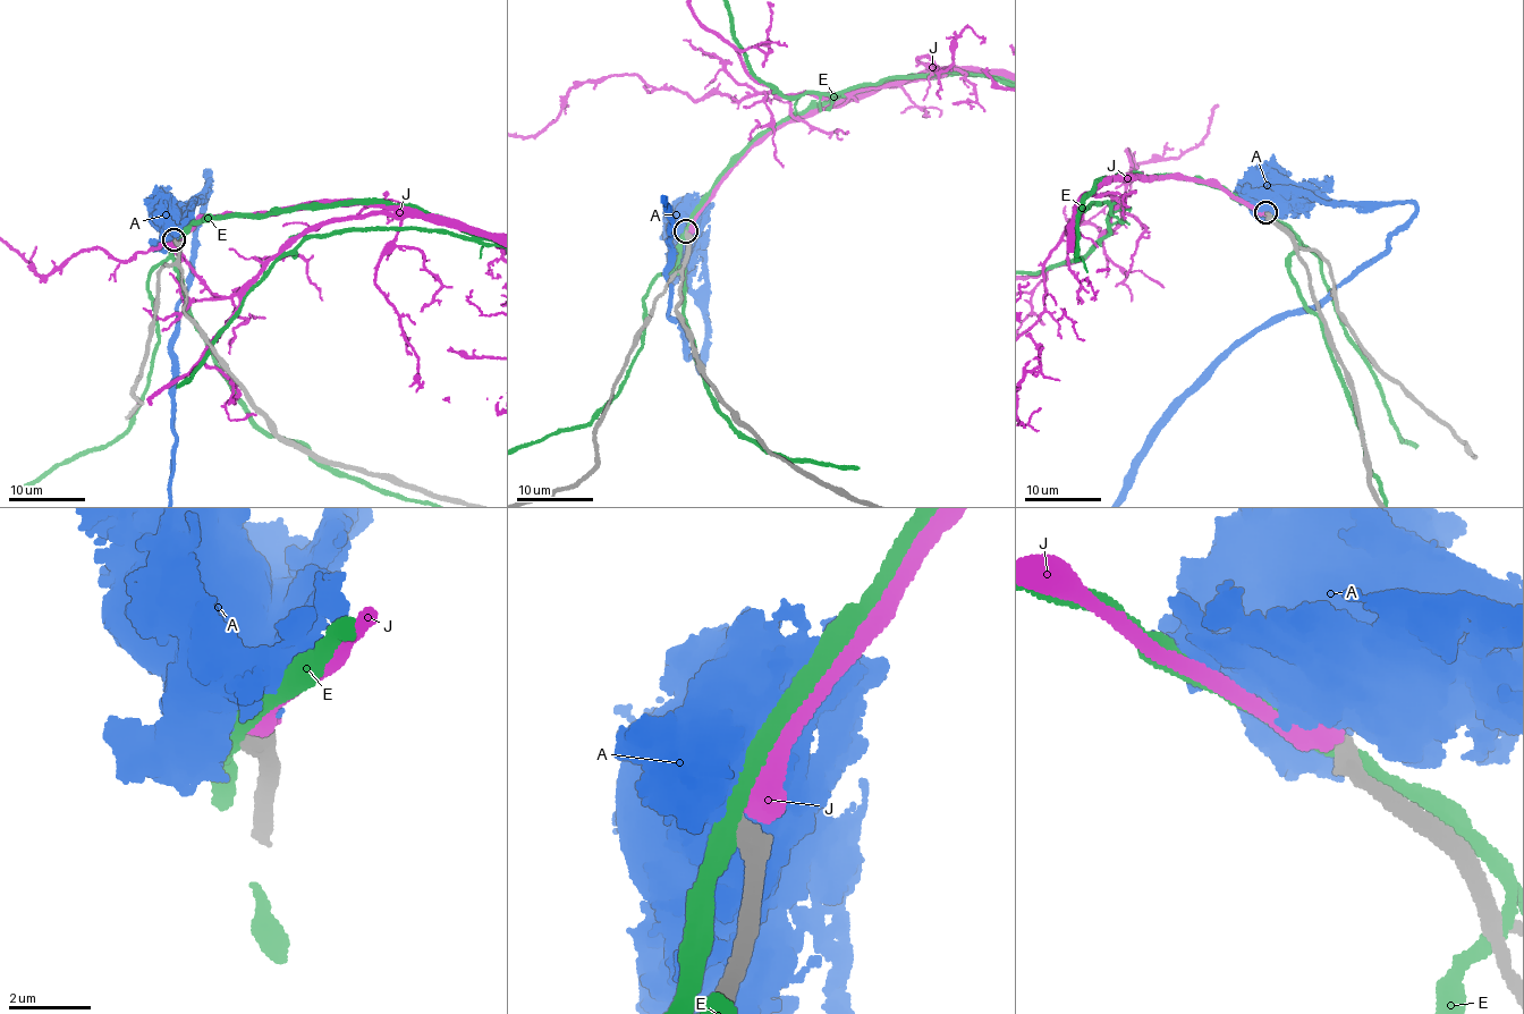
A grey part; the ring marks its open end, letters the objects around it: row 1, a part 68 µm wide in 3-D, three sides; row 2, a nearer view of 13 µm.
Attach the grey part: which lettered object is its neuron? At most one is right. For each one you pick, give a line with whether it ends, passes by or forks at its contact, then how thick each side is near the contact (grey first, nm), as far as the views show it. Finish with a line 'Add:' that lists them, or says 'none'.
J: it ends | 420/650 nm
Add: J

